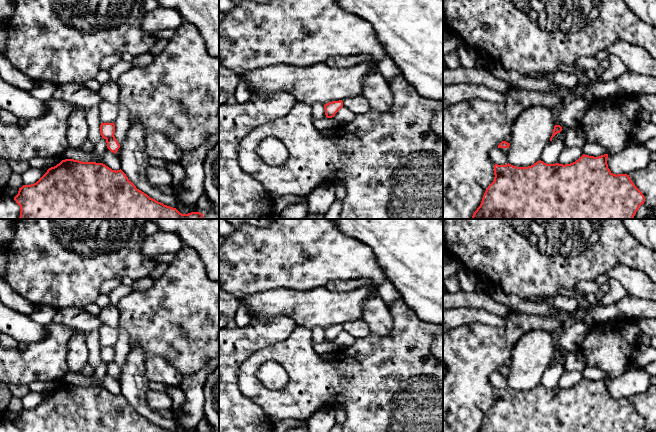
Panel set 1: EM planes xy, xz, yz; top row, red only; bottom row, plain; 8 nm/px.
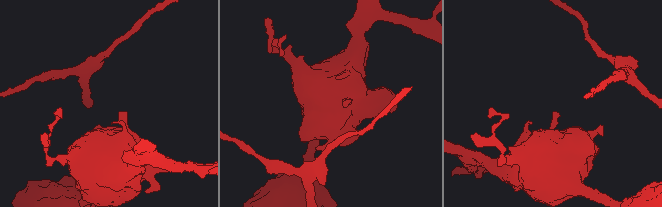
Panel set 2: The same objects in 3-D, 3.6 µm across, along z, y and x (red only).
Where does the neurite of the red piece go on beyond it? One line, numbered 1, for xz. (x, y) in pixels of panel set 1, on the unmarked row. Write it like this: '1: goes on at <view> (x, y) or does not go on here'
1: does not go on here

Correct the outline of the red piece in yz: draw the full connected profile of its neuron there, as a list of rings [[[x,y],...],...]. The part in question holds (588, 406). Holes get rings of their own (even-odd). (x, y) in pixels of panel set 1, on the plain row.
[[[583,378],[570,388],[546,388],[537,385],[528,391],[494,389],[494,405],[486,413],[478,432],[639,432],[645,426],[642,416],[627,398],[613,398],[607,388],[608,378],[598,381]]]

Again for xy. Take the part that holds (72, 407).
[[[74,383],[62,384],[56,390],[49,392],[36,407],[23,409],[14,424],[20,432],[173,432],[137,413],[121,393],[116,395],[103,387]]]

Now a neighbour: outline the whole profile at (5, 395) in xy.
[[[0,382],[0,422],[6,416],[7,407],[12,398],[11,392],[3,382]]]

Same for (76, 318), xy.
[[[74,307],[57,310],[53,322],[64,324],[73,330],[80,330],[85,334],[99,330],[103,326],[98,316],[87,312],[84,308]]]

